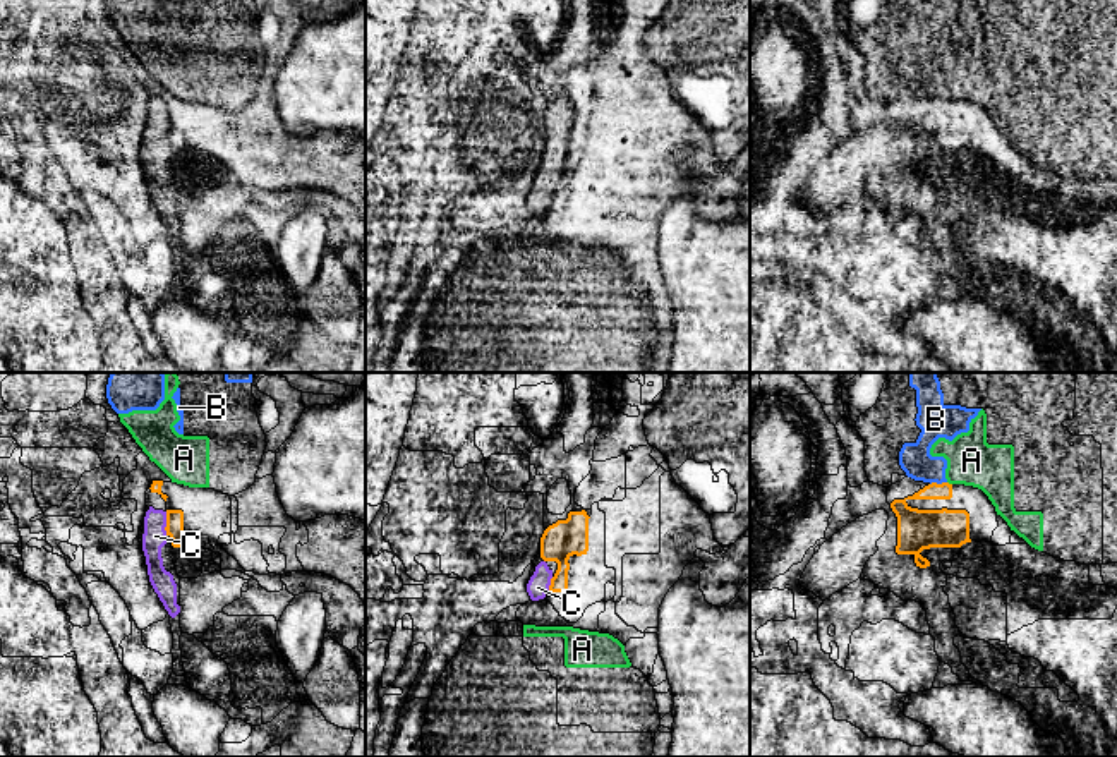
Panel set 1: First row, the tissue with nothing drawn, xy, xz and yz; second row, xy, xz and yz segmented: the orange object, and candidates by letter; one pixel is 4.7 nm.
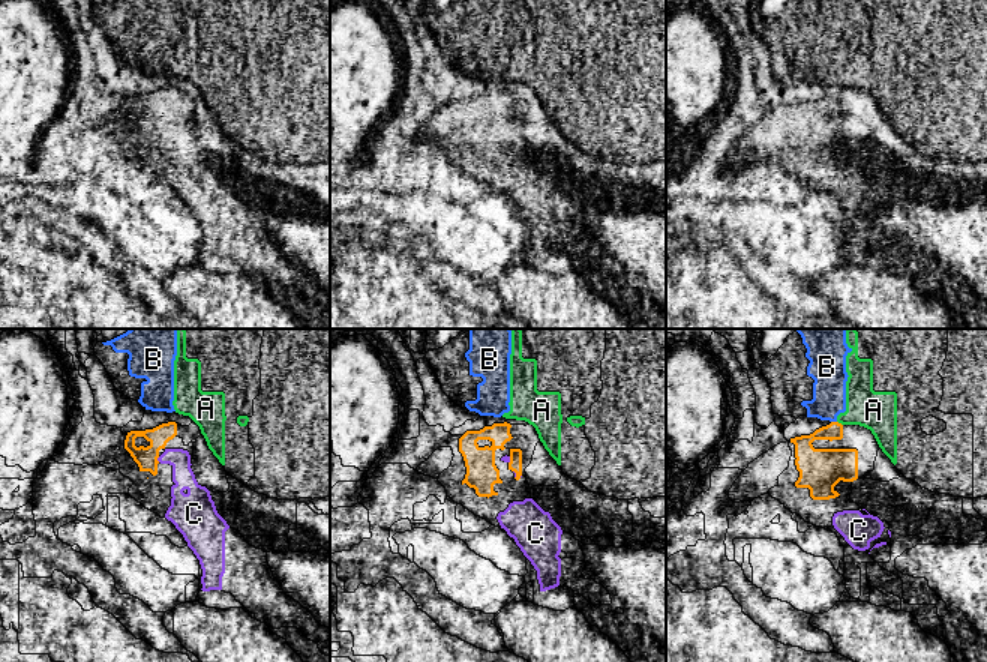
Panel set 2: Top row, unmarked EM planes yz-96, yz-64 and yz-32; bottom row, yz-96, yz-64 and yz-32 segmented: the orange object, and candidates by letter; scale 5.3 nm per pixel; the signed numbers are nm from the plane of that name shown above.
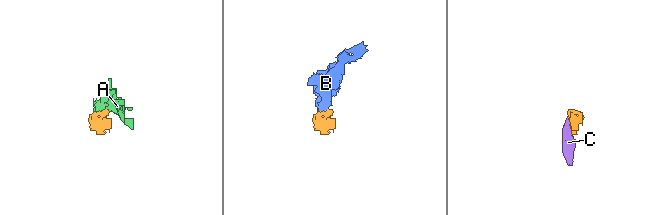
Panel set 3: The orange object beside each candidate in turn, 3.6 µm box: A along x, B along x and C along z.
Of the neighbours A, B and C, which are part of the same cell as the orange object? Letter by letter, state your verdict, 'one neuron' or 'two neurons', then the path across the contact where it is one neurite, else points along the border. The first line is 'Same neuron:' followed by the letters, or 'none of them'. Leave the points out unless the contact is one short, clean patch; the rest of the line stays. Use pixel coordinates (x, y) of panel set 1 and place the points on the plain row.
Same neuron: C
A: two neurons; border yz (947, 96), (951, 100)
B: two neurons; border yz (946, 96), (930, 100)
C: one neuron; way xy (174, 143), (167, 139), (155, 151)

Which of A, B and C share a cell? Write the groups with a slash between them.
A B / C

